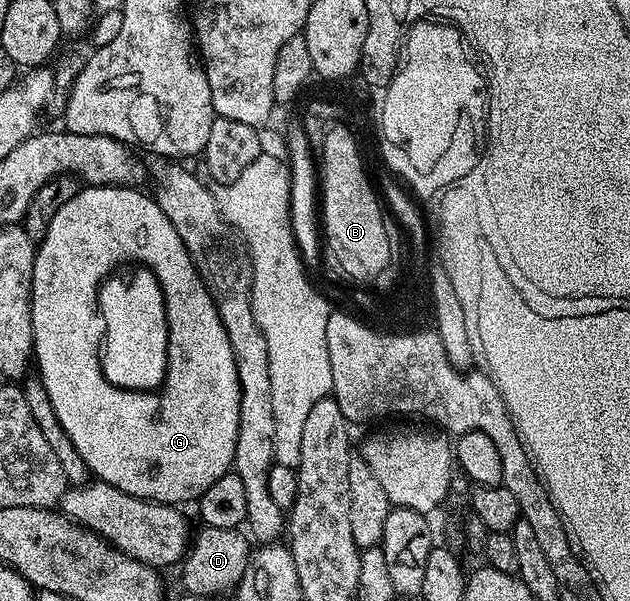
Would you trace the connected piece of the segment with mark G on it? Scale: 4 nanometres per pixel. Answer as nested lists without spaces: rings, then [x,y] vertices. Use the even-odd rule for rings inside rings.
[[[86,185],[84,188],[78,189],[75,196],[71,196],[71,200],[67,200],[67,204],[63,204],[63,208],[59,208],[59,212],[55,212],[55,220],[51,220],[51,228],[47,230],[47,236],[39,240],[39,245],[36,247],[33,255],[33,283],[29,285],[29,303],[31,304],[31,324],[33,325],[33,358],[35,359],[35,370],[40,375],[43,386],[47,390],[47,396],[51,398],[51,405],[55,410],[55,415],[58,416],[58,422],[63,426],[64,432],[71,438],[71,444],[75,446],[77,452],[82,456],[86,468],[89,470],[90,475],[98,482],[106,482],[115,488],[119,488],[119,492],[127,492],[131,496],[139,496],[146,498],[152,502],[168,502],[170,504],[182,504],[181,502],[192,503],[194,500],[200,498],[201,494],[211,484],[215,484],[215,480],[219,480],[219,476],[230,473],[233,468],[233,457],[235,456],[235,440],[239,432],[239,400],[241,399],[241,389],[239,388],[239,372],[235,364],[235,356],[231,348],[231,340],[227,340],[227,332],[223,328],[223,320],[219,316],[219,312],[215,308],[215,300],[211,296],[211,292],[206,288],[205,281],[199,276],[199,272],[195,268],[195,264],[191,260],[191,256],[187,252],[187,248],[181,242],[179,232],[175,232],[175,228],[171,224],[171,220],[167,220],[167,216],[163,216],[163,212],[159,208],[156,197],[145,194],[140,194],[140,189],[130,188],[127,186],[91,186]],[[124,262],[131,262],[129,264],[136,264],[138,267],[145,267],[157,278],[158,283],[161,285],[162,296],[165,298],[165,312],[166,312],[166,331],[169,334],[169,359],[166,368],[164,382],[161,383],[159,389],[154,392],[152,390],[141,390],[141,382],[147,380],[144,372],[135,372],[134,374],[105,374],[105,366],[101,363],[101,341],[105,338],[107,327],[104,324],[104,318],[101,315],[101,306],[99,305],[99,295],[103,290],[103,283],[110,275],[114,273]]]

